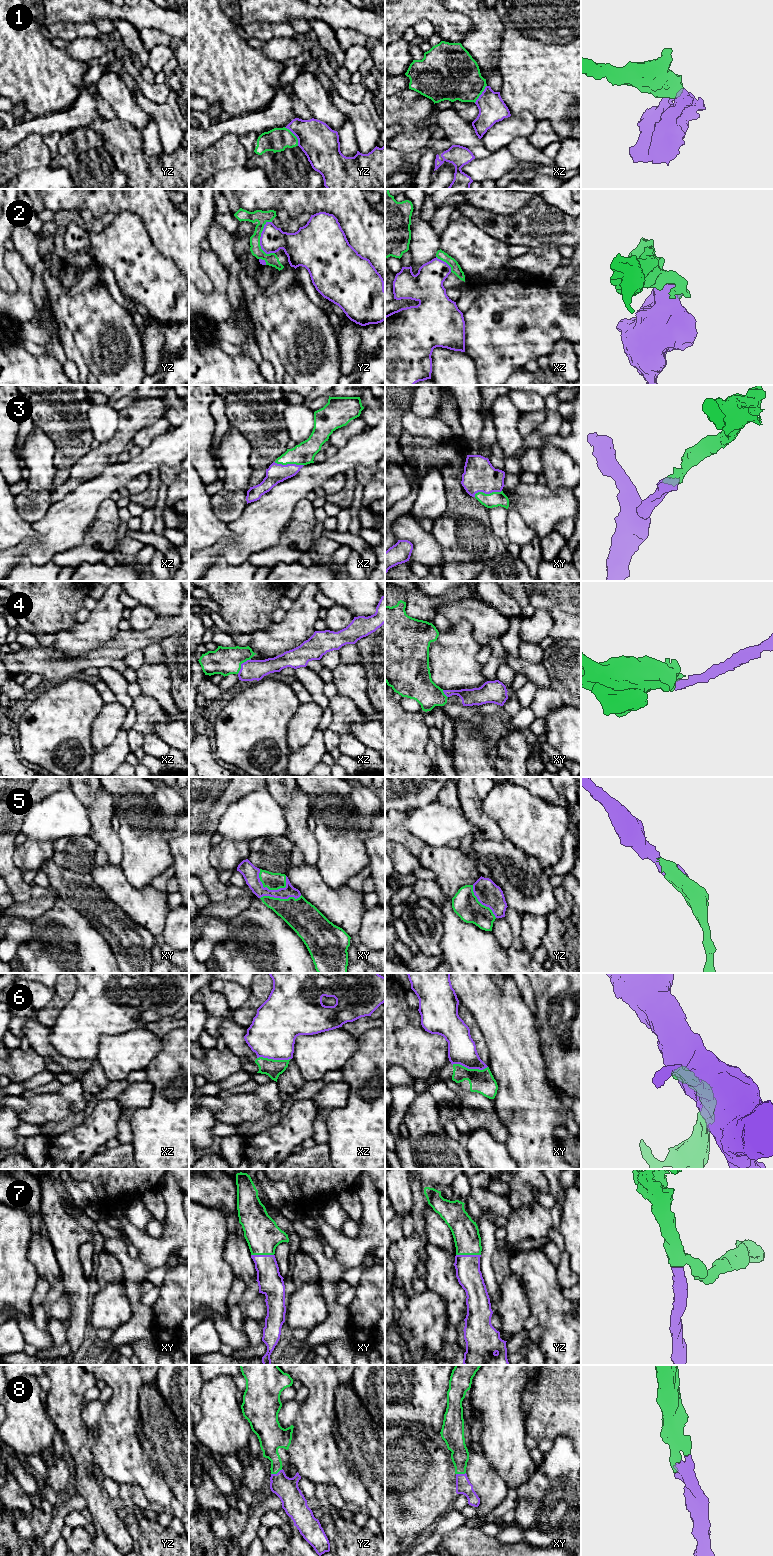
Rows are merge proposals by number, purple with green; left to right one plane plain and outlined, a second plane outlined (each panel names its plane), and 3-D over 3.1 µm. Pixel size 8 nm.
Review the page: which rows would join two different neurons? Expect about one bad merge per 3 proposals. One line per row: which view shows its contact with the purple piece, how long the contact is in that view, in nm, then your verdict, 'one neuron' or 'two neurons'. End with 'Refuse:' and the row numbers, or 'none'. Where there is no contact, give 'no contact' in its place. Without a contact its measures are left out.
1: contact in yz; length 190 nm; two neurons
2: contact in yz; length 280 nm; two neurons
3: contact in xz; length 240 nm; one neuron
4: contact in xz; length 170 nm; one neuron
5: contact in xy; length 260 nm; one neuron
6: contact in xy; length 280 nm; two neurons
7: contact in yz; length 200 nm; one neuron
8: contact in yz; length 100 nm; one neuron
Refuse: 1, 2, 6

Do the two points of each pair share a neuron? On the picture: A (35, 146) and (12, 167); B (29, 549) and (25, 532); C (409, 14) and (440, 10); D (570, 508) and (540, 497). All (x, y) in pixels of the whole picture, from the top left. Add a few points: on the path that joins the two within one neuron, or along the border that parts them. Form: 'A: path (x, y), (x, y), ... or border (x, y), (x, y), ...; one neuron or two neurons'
A: path (29, 152), (18, 161); one neuron
B: border (30, 524), (37, 535), (10, 549); two neurons
C: path (417, 11), (432, 10); one neuron
D: path (563, 505), (547, 504); one neuron

